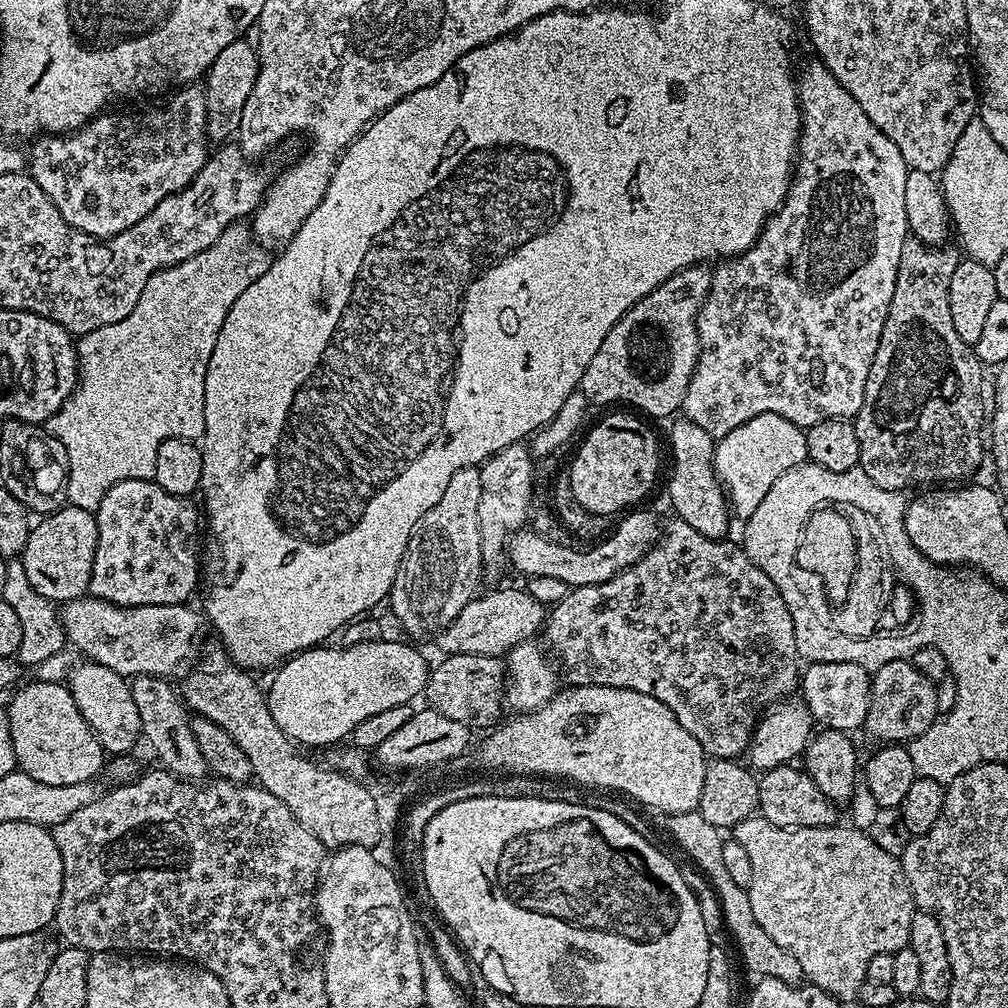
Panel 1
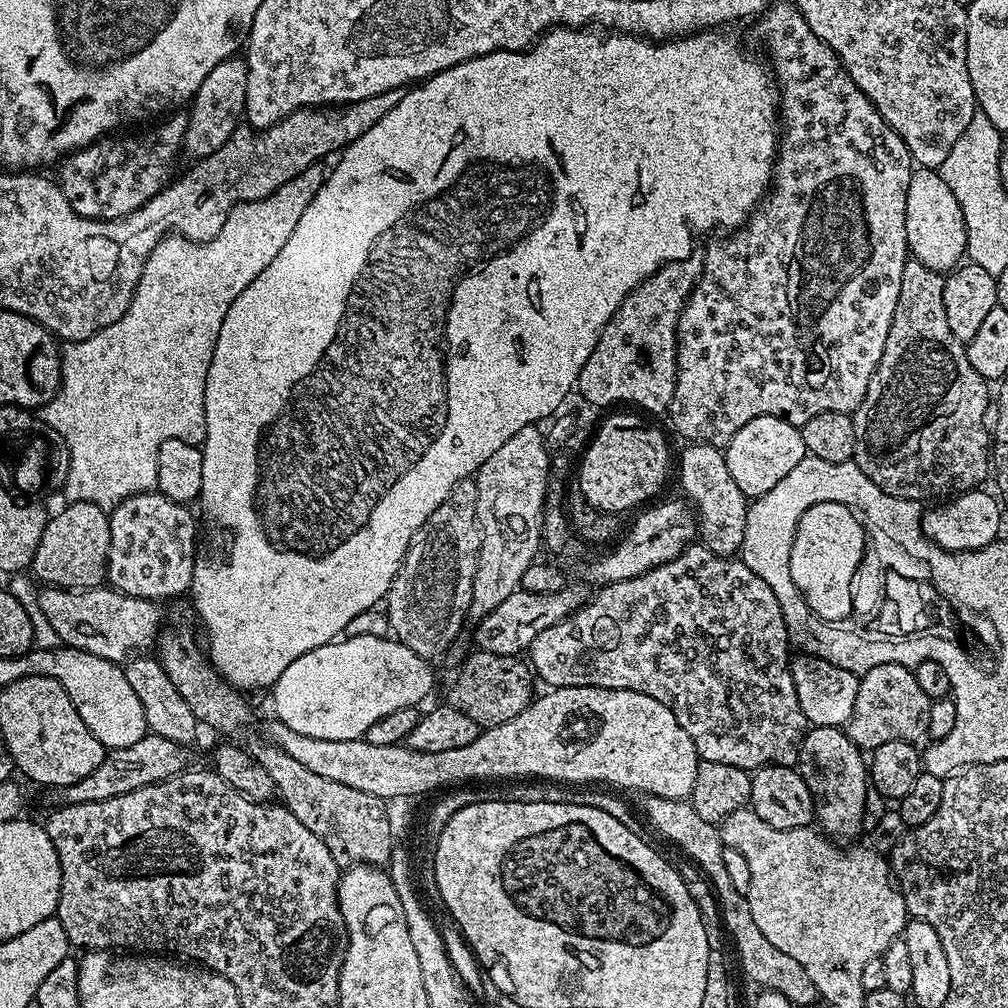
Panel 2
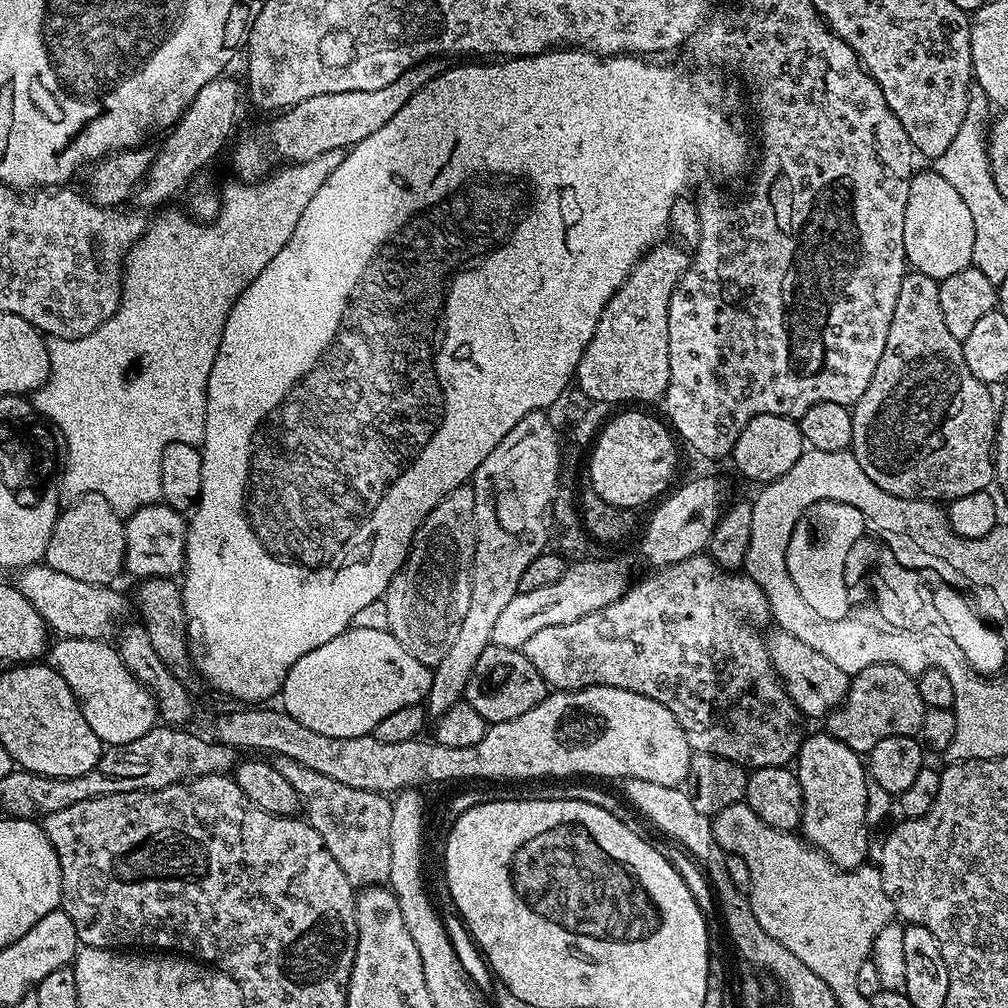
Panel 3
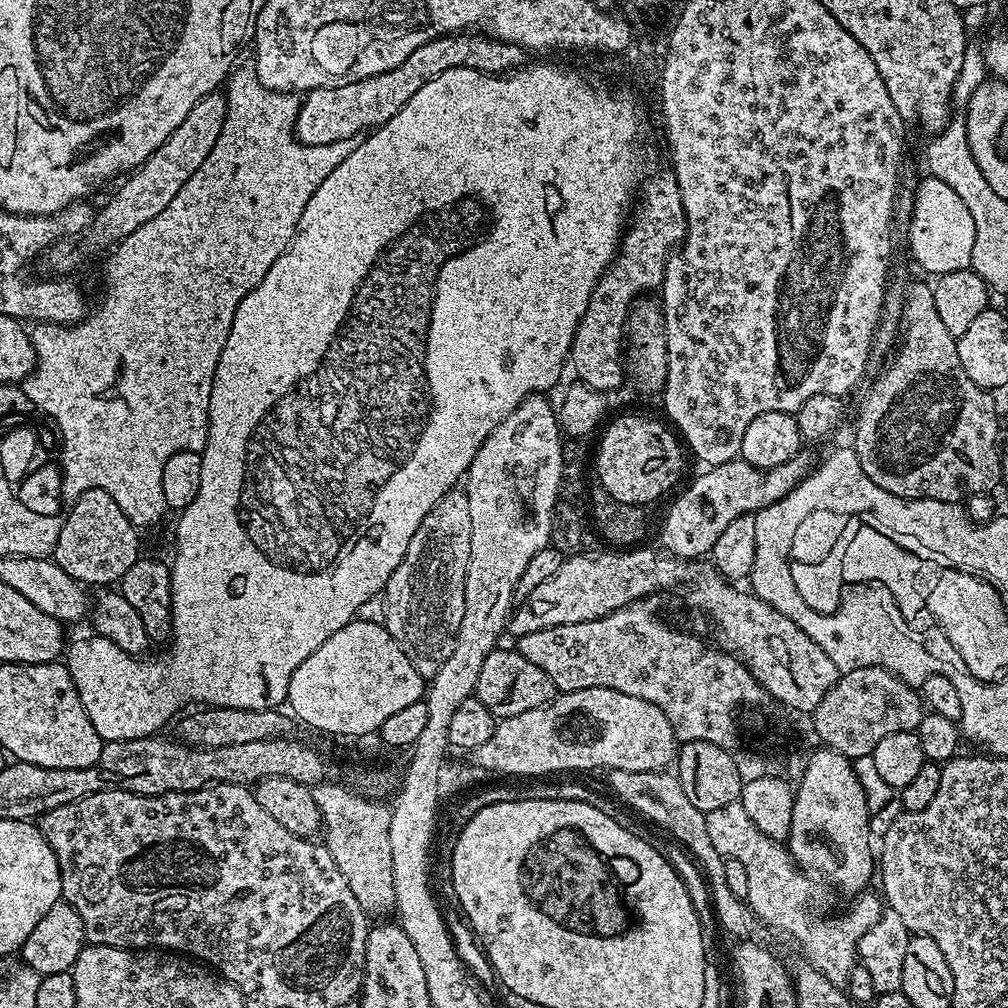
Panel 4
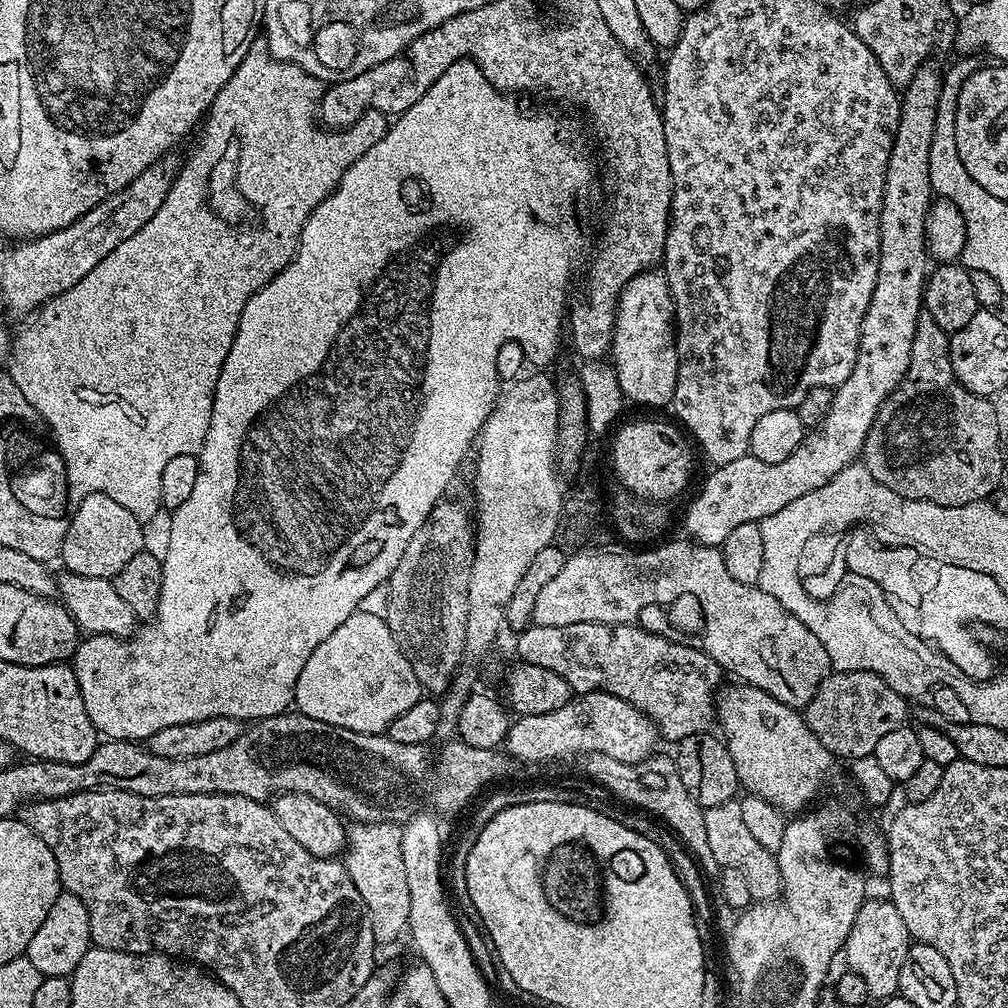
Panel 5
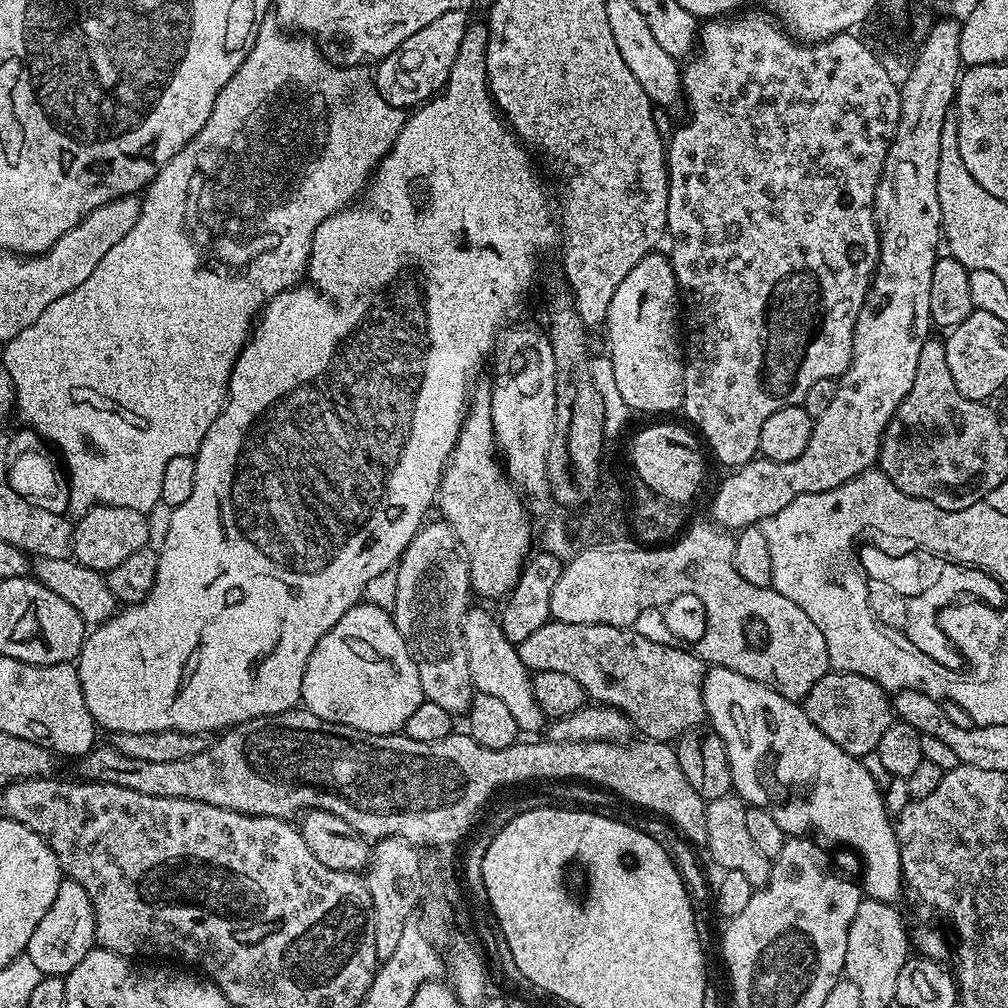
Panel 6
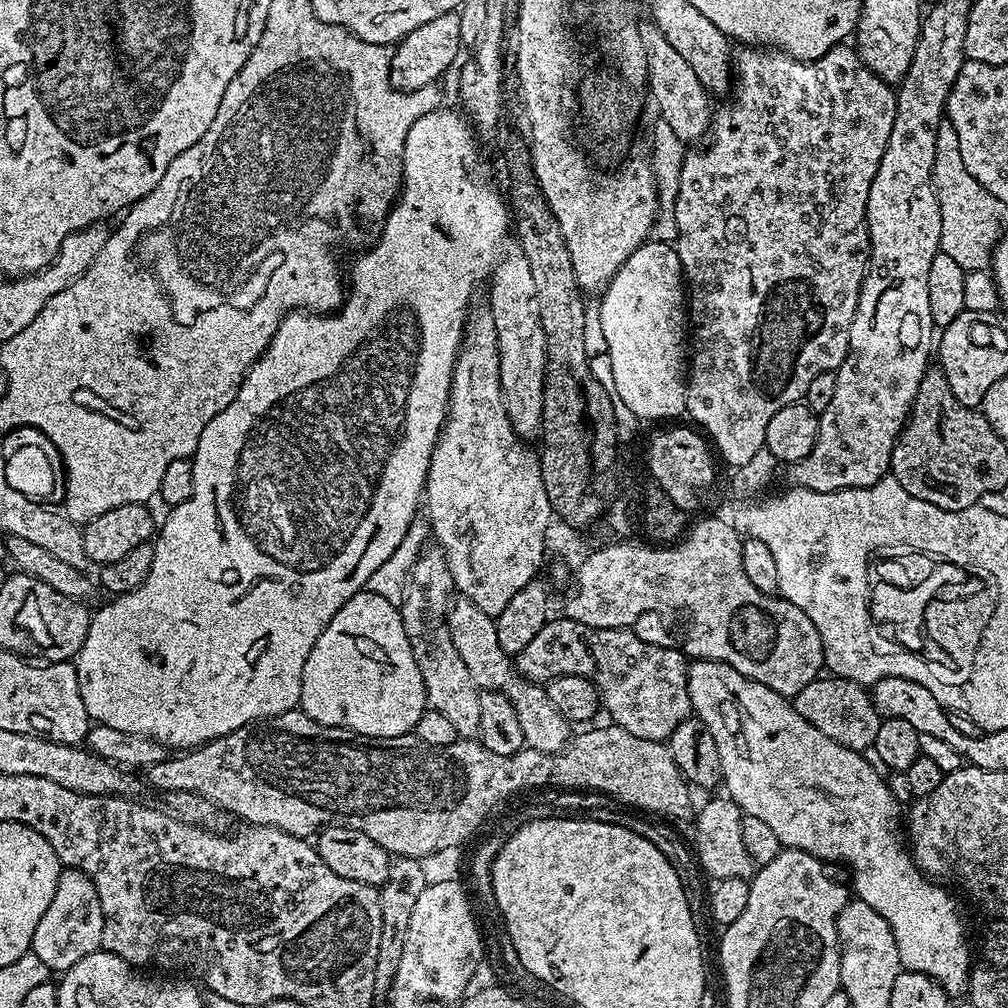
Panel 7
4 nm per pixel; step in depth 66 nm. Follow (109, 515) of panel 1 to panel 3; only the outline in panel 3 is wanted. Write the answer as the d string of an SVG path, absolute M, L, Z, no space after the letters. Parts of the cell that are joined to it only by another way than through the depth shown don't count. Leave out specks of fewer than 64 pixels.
M163 502L142 506L127 517L124 533L126 534L124 566L127 575L149 580L151 576L176 578L183 573L188 520L181 509L172 508Z

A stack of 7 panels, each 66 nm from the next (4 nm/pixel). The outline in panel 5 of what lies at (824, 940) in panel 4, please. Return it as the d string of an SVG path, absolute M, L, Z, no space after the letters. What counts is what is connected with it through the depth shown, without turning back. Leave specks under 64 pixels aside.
M740 800L722 802L722 806L710 806L704 809L706 818L706 839L710 842L710 851L714 853L717 865L721 869L737 868L742 870L746 883L750 886L753 901L775 900L780 895L780 870L774 853L766 850L750 834L742 818Z

